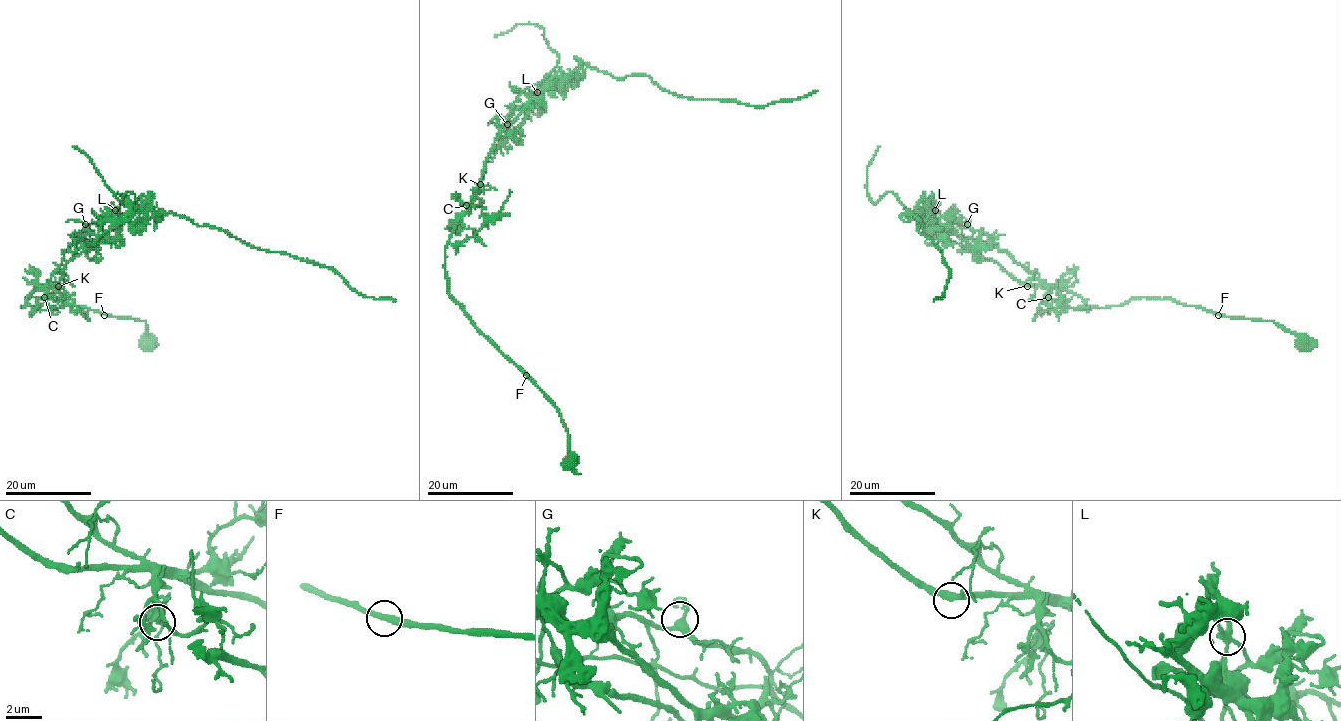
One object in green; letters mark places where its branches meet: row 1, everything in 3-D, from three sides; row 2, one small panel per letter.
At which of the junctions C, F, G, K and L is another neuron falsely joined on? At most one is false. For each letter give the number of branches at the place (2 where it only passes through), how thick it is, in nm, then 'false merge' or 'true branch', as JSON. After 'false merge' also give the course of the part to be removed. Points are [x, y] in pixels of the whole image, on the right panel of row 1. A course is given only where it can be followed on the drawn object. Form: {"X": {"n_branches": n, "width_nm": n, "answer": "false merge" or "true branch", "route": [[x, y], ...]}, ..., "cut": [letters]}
{"C": {"n_branches": 4, "width_nm": 400, "answer": "true branch"}, "F": {"n_branches": 2, "width_nm": 320, "answer": "true branch"}, "G": {"n_branches": 3, "width_nm": 300, "answer": "true branch"}, "K": {"n_branches": 3, "width_nm": 300, "answer": "true branch"}, "L": {"n_branches": 4, "width_nm": 280, "answer": "false merge", "route": [[935, 210], [949, 215], [951, 223], [981, 231], [1047, 283], [1058, 286], [1070, 269]]}, "cut": ["L"]}

